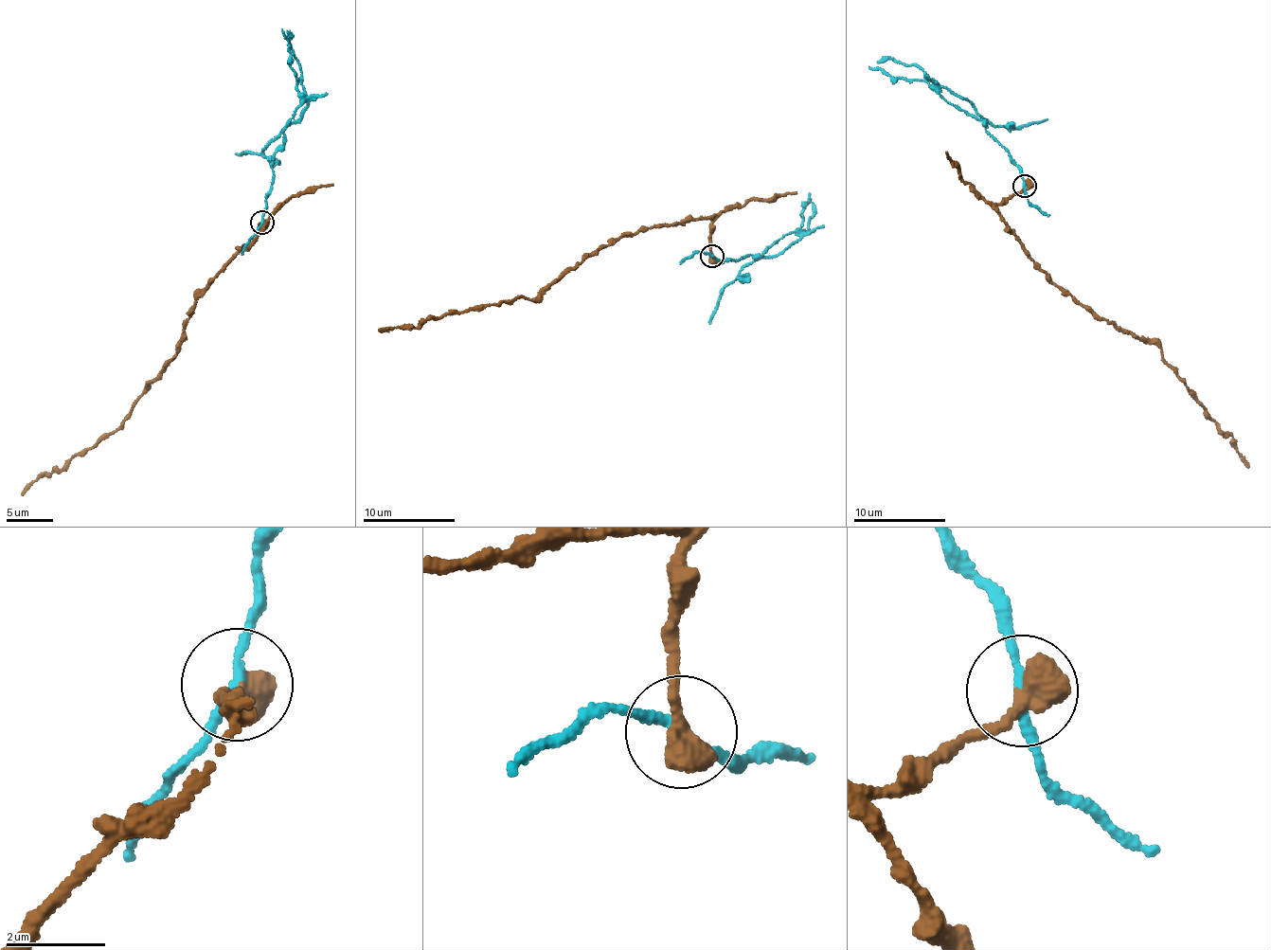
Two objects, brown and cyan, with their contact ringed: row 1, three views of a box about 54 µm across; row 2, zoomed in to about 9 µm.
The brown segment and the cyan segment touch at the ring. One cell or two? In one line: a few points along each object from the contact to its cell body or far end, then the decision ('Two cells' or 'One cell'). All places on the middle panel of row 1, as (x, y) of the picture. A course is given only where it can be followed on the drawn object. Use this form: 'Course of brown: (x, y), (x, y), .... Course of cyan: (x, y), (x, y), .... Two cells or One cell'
Course of brown: (712, 257), (712, 219), (700, 217), (632, 233), (583, 259), (536, 295), (442, 315), (402, 330), (378, 330). Course of cyan: (712, 257), (723, 262), (761, 253), (792, 233), (799, 237), (786, 248), (756, 259), (725, 285), (709, 324). Two cells

